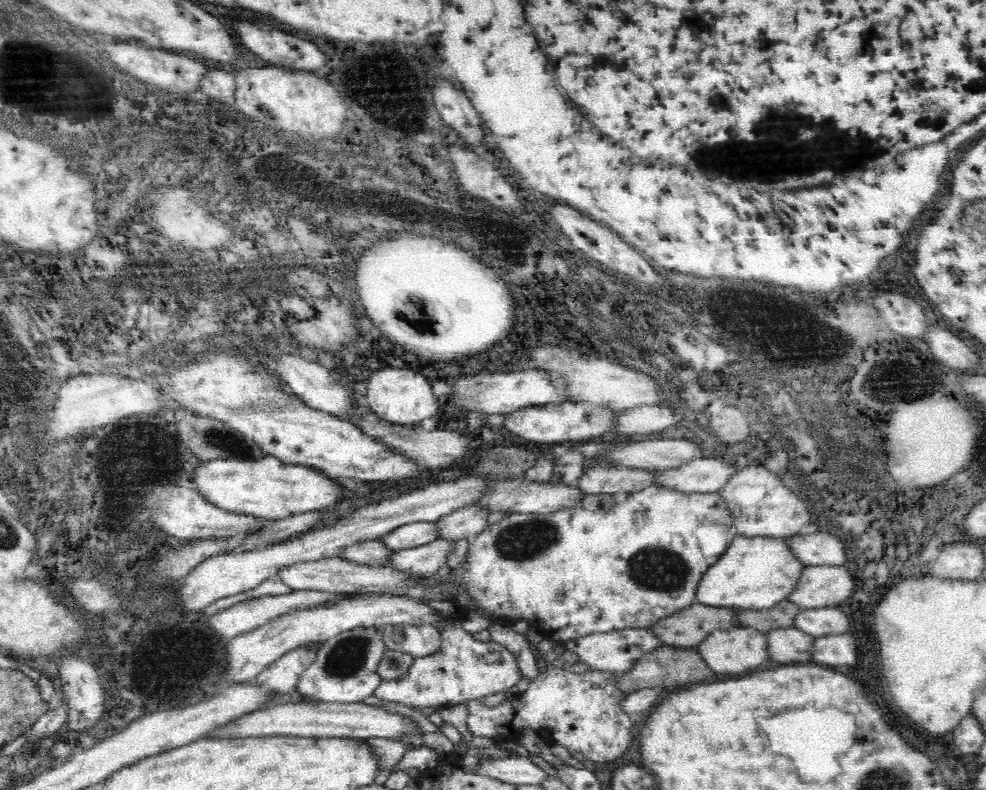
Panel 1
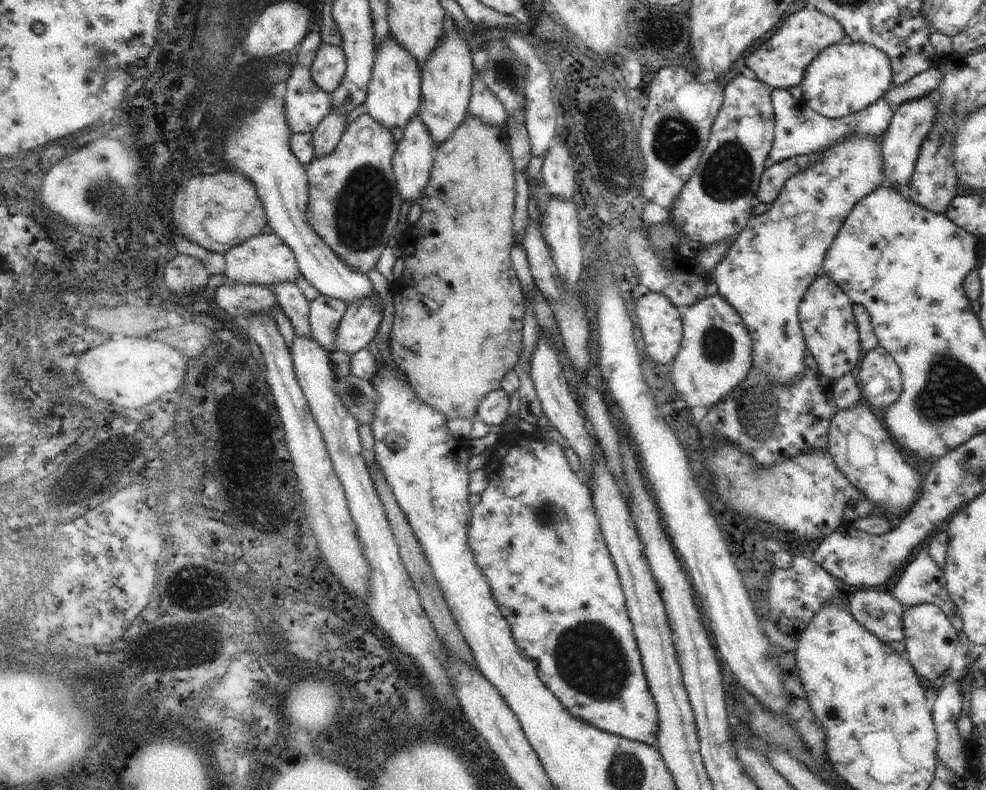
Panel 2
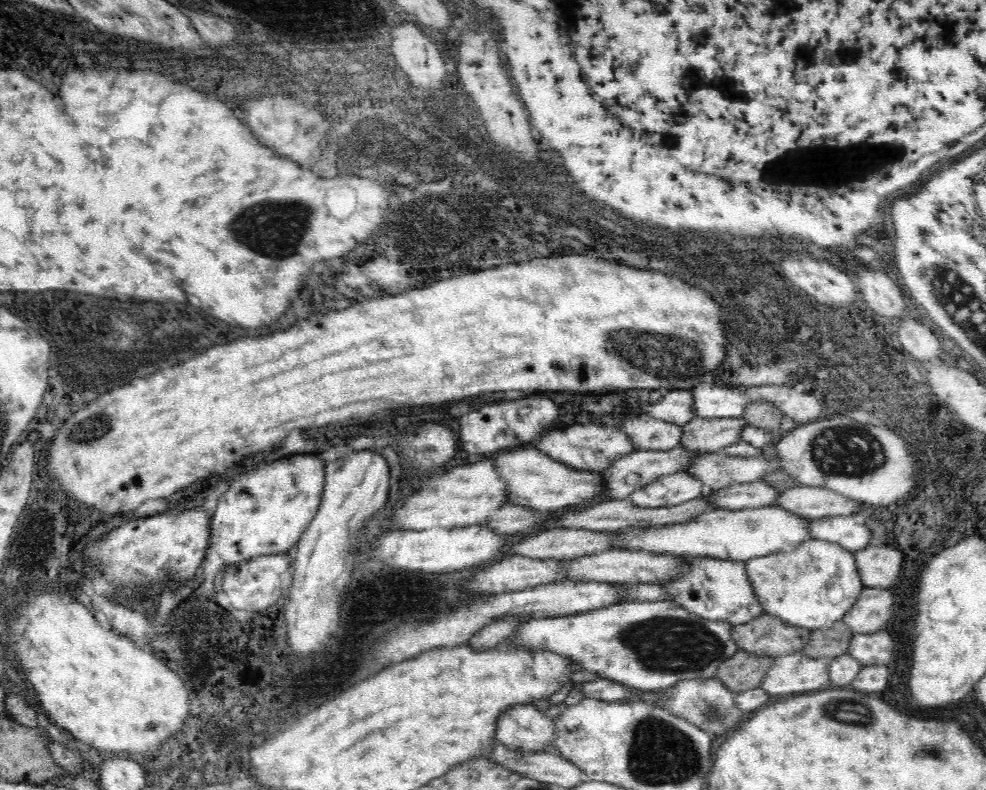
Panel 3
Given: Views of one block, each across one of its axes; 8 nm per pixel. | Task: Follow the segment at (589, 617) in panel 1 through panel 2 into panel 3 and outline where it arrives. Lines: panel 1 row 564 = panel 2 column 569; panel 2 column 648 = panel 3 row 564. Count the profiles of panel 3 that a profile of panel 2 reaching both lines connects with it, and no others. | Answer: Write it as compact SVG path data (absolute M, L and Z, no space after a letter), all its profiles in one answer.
M692 558L692 562L688 562L688 566L690 566L690 570L684 572L682 576L678 576L676 580L660 584L666 592L666 596L670 596L670 602L674 602L680 608L684 608L696 616L702 616L706 620L720 620L720 622L728 622L732 626L748 624L750 620L756 620L758 616L766 614L748 580L744 562Z

